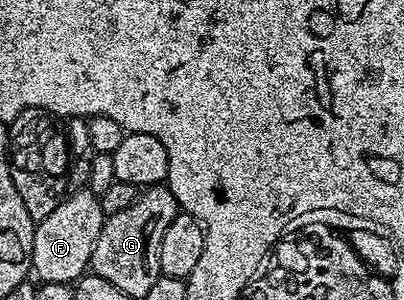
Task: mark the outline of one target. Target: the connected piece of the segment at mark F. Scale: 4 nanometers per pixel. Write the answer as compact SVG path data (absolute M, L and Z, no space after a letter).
M84 189L66 194L54 211L34 226L32 274L38 275L41 283L76 284L90 270L91 253L106 218L100 198L92 191Z

